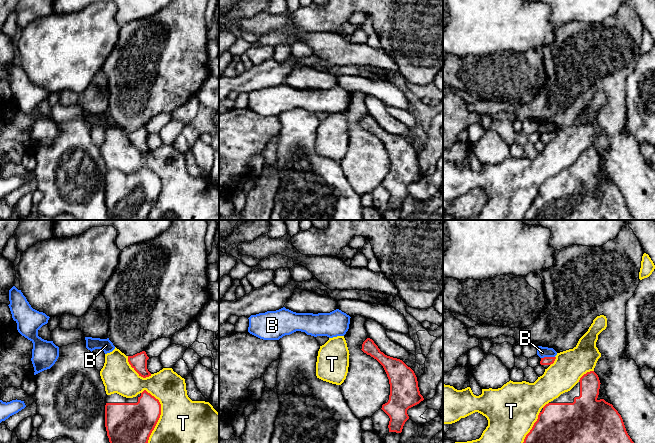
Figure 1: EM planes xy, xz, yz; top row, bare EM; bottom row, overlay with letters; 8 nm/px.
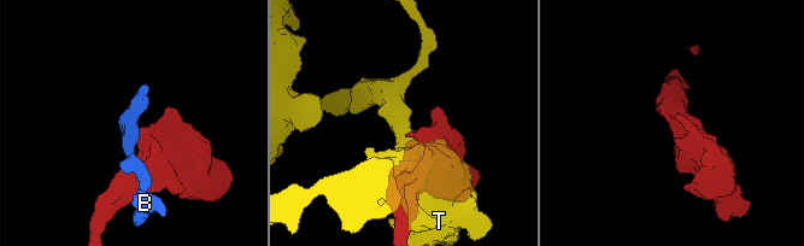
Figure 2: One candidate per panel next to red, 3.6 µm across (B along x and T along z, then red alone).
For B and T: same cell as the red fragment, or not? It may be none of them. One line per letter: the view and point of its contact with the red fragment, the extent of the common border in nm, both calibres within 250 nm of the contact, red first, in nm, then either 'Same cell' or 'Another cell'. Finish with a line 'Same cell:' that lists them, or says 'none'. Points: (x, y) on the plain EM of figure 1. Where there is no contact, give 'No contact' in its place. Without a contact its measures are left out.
B: Touches red at yz (547, 133). Shared border 110 nm. Thickness 60 nm (red) against 90 nm. Another cell
T: Touches red at xy (160, 190). Shared border 440 nm. Thickness 360 nm (red) against 480 nm. Another cell
Same cell: none

